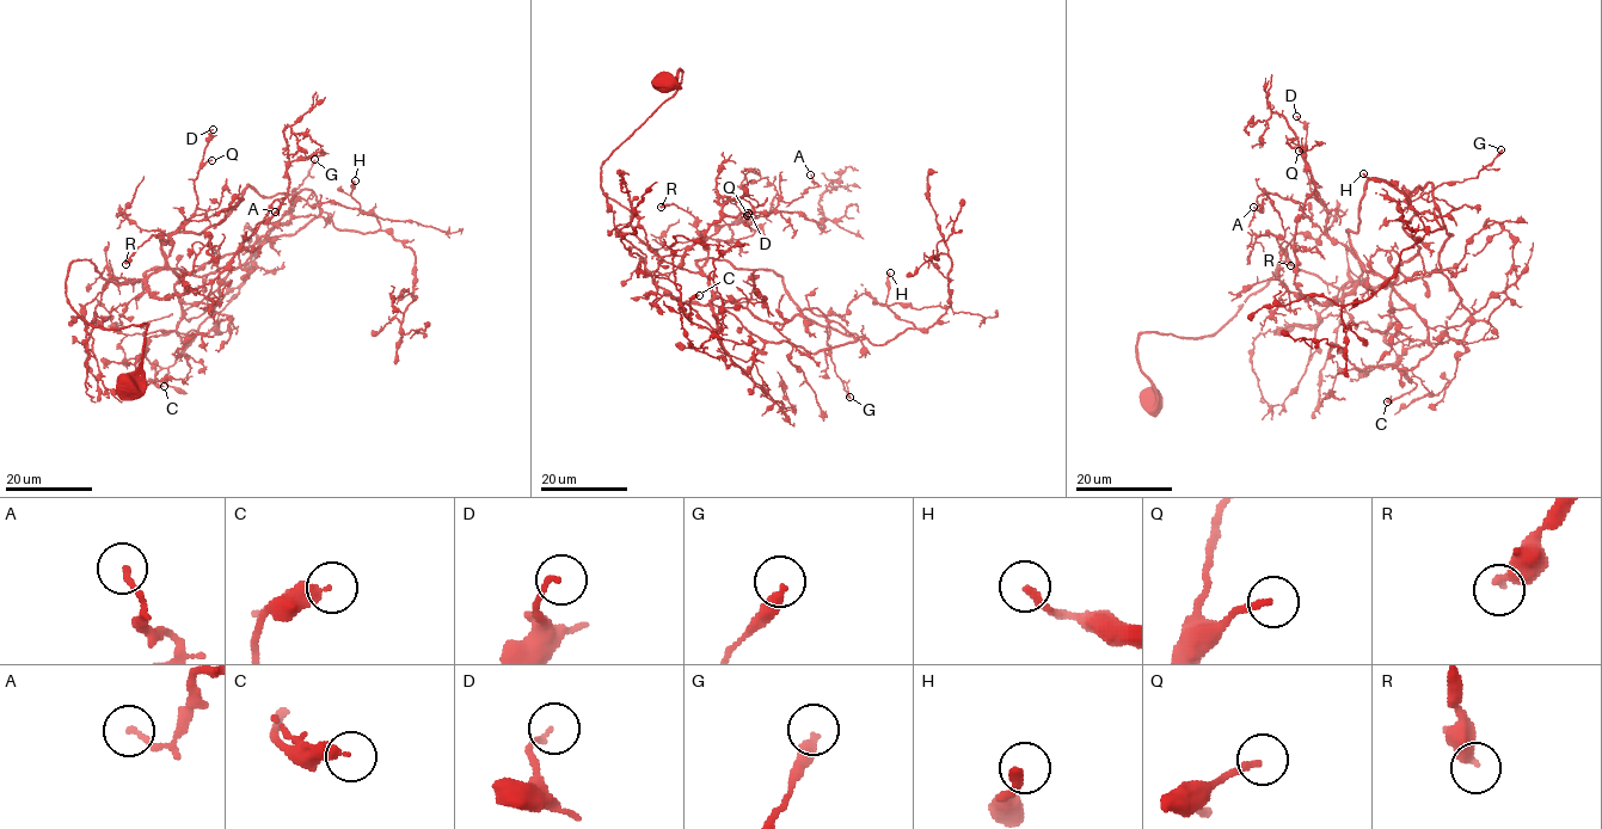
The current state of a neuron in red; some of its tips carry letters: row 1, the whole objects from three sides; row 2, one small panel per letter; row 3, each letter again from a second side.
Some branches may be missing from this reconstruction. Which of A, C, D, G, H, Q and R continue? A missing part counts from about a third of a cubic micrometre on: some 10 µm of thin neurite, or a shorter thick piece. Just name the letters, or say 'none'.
H, Q

